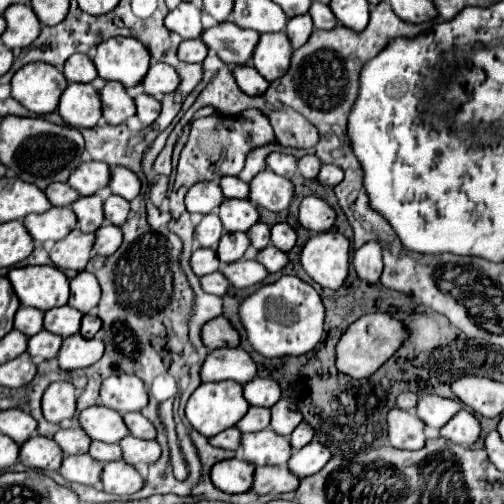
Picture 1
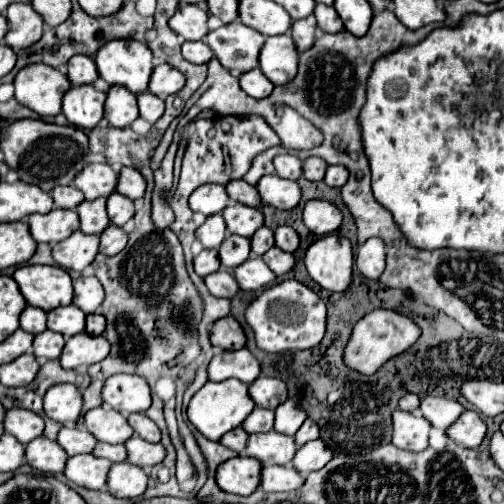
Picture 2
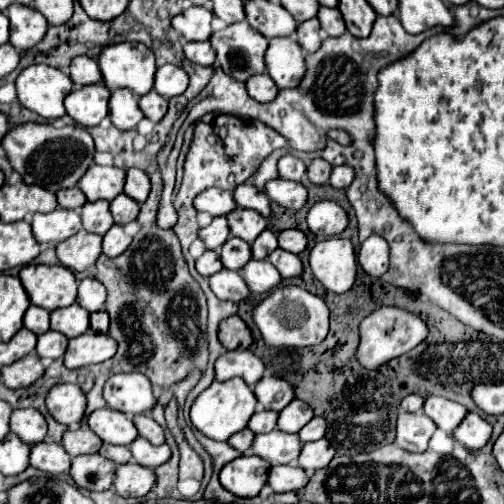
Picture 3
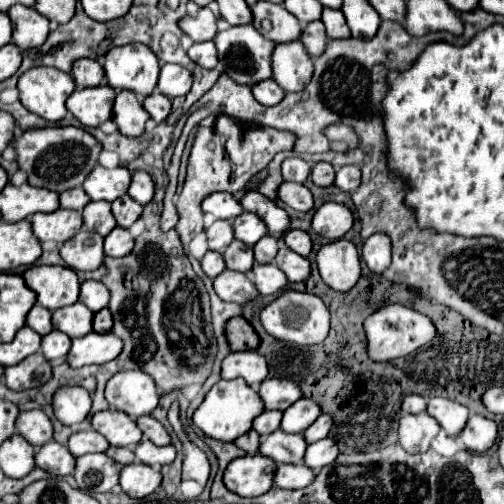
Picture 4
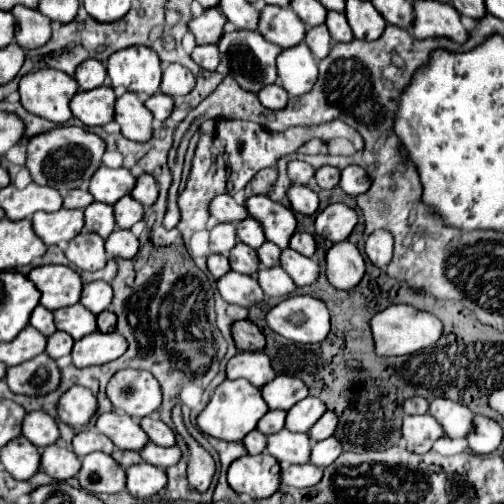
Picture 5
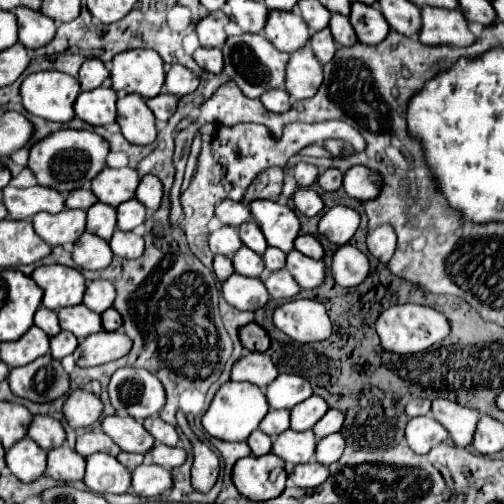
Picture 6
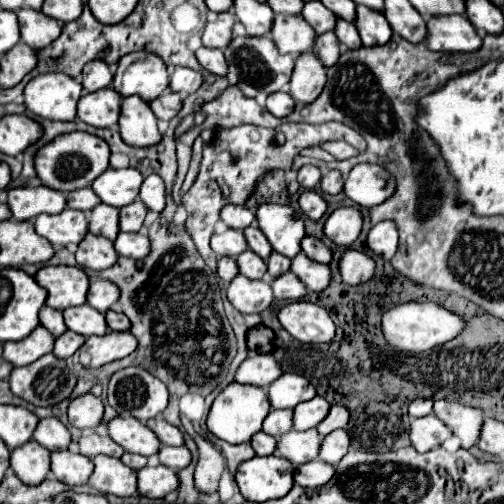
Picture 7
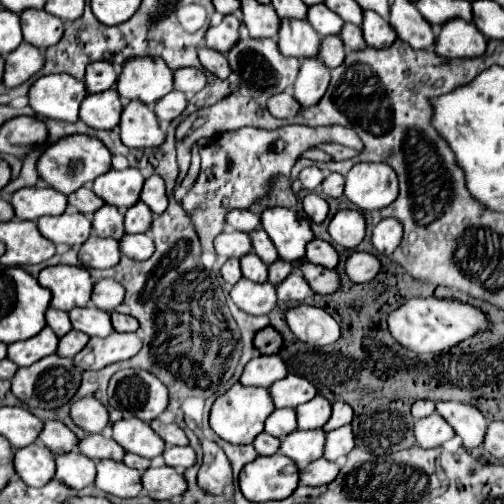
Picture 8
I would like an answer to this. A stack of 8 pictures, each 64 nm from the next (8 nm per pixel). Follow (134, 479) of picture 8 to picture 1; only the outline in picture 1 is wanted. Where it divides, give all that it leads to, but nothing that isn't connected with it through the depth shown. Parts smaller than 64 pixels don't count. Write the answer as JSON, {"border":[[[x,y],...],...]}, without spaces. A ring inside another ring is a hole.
{"border":[[[78,454],[78,456],[66,456],[58,472],[68,482],[96,486],[100,482],[100,468],[102,464],[98,460],[92,460],[88,454]]]}

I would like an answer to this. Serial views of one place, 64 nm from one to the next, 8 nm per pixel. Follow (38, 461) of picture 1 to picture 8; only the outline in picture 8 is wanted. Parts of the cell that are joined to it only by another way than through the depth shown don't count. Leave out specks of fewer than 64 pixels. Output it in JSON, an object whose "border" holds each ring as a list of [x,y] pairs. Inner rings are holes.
{"border":[[[64,452],[56,454],[56,480],[68,484],[74,490],[82,490],[94,484],[96,466],[90,458],[78,452]]]}

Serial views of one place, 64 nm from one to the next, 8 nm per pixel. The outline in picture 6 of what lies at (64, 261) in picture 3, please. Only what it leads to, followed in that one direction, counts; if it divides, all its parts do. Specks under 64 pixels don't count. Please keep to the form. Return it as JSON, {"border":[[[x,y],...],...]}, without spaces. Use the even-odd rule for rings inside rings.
{"border":[[[84,232],[76,242],[72,250],[72,260],[78,268],[84,270],[102,270],[112,262],[112,250],[108,248],[108,242],[102,240],[96,234]]]}

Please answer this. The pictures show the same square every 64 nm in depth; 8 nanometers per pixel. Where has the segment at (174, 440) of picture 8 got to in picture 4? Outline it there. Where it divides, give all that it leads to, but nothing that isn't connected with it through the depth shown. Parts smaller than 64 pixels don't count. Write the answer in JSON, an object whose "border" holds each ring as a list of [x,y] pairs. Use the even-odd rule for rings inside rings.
{"border":[[[140,416],[140,418],[136,420],[136,424],[138,424],[138,428],[142,430],[142,436],[148,438],[152,444],[156,444],[156,446],[168,446],[168,444],[170,444],[168,432],[166,432],[164,426],[162,426],[158,420],[154,420],[152,416]]]}

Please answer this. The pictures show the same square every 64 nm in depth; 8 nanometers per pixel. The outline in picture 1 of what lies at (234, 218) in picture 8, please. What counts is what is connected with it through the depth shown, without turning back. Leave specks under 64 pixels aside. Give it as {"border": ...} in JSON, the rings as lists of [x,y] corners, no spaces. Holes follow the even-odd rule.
{"border":[[[212,180],[212,182],[196,182],[188,190],[184,204],[188,212],[208,214],[220,206],[220,200],[224,200],[224,194],[220,192],[220,186]]]}

